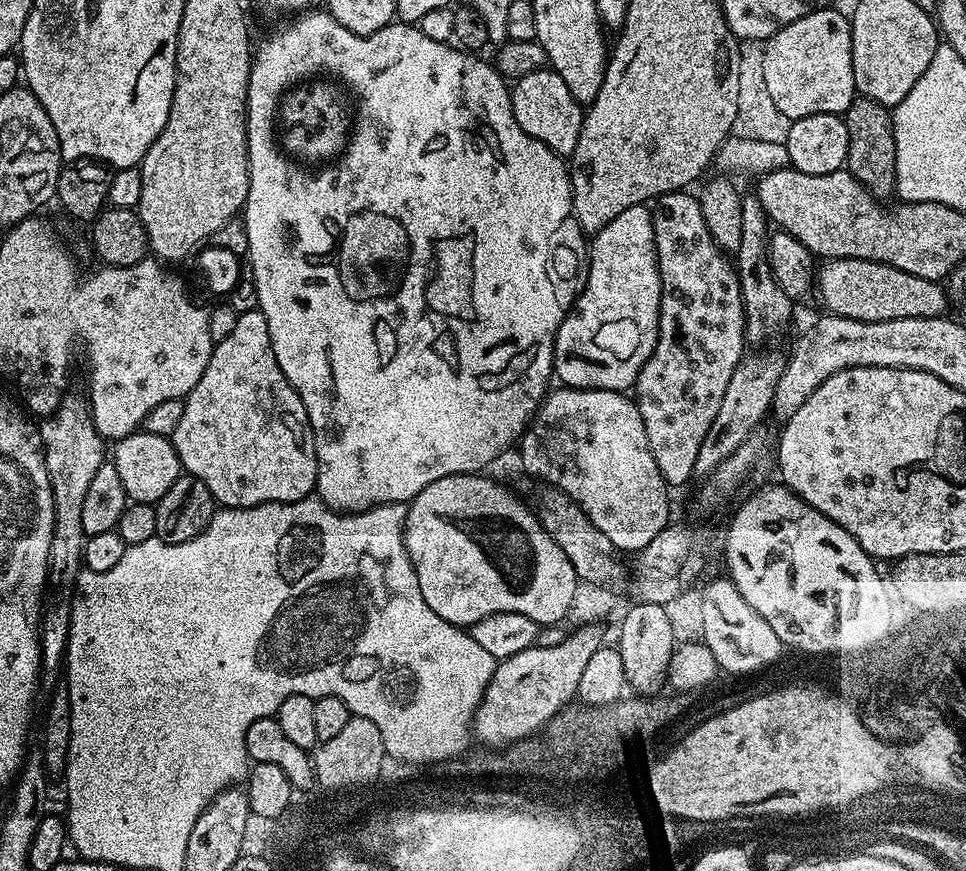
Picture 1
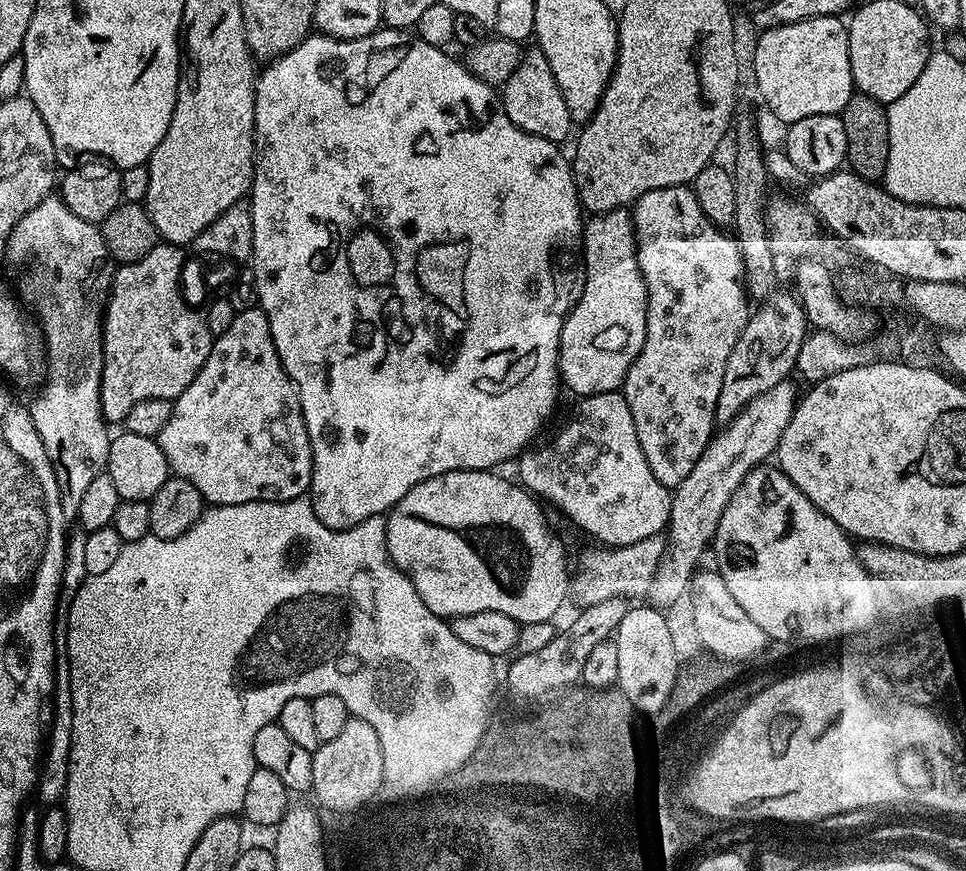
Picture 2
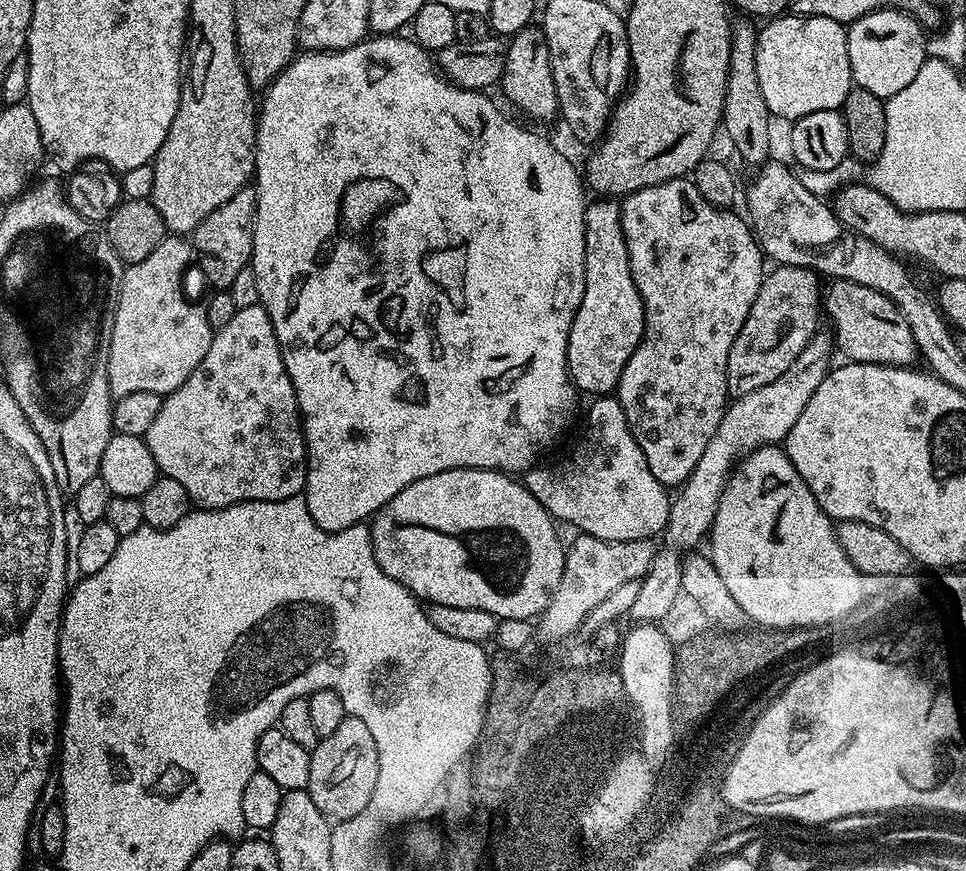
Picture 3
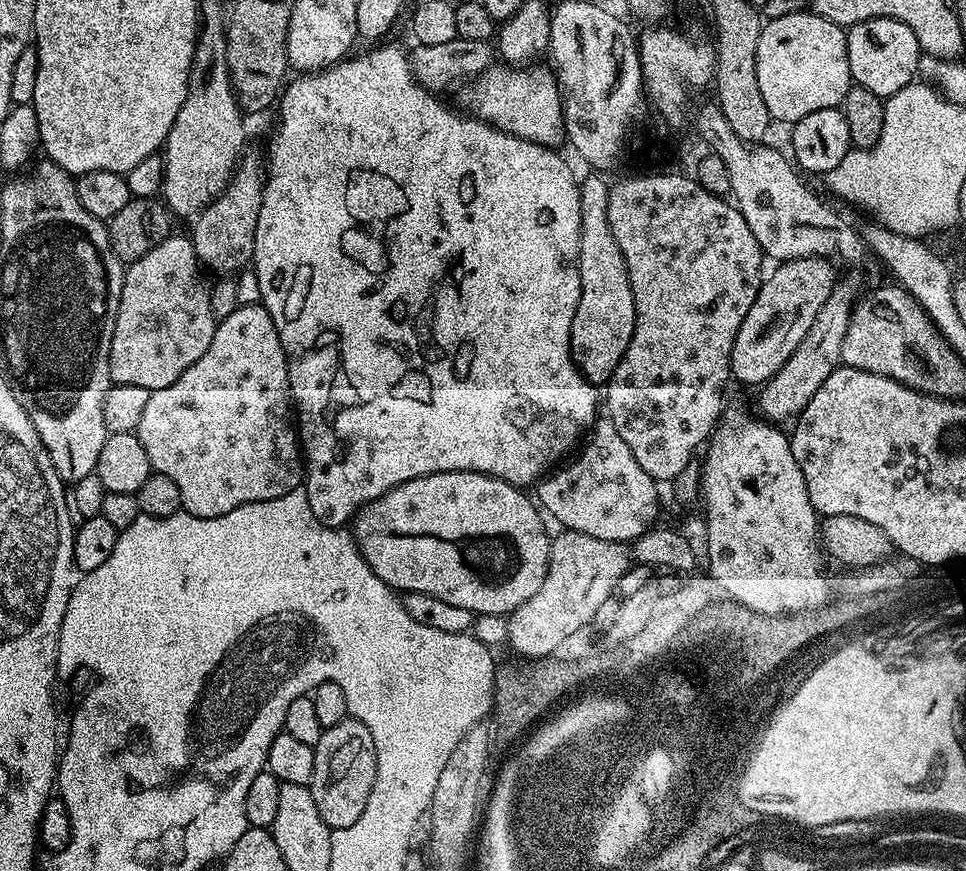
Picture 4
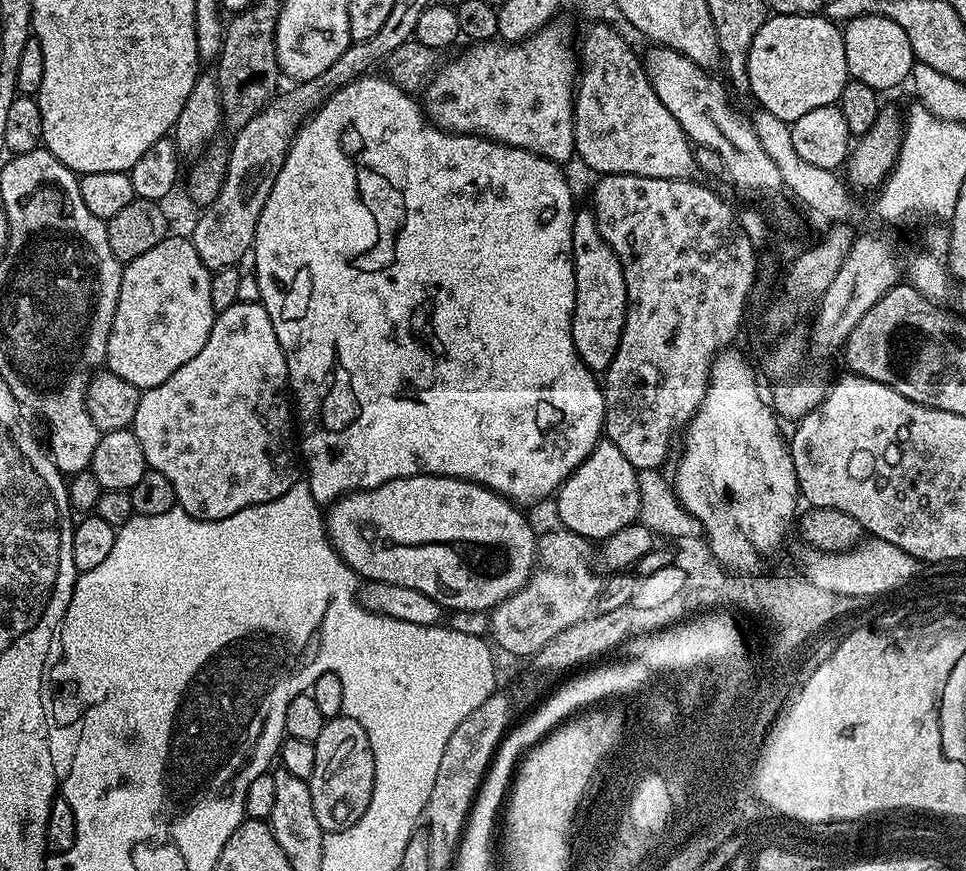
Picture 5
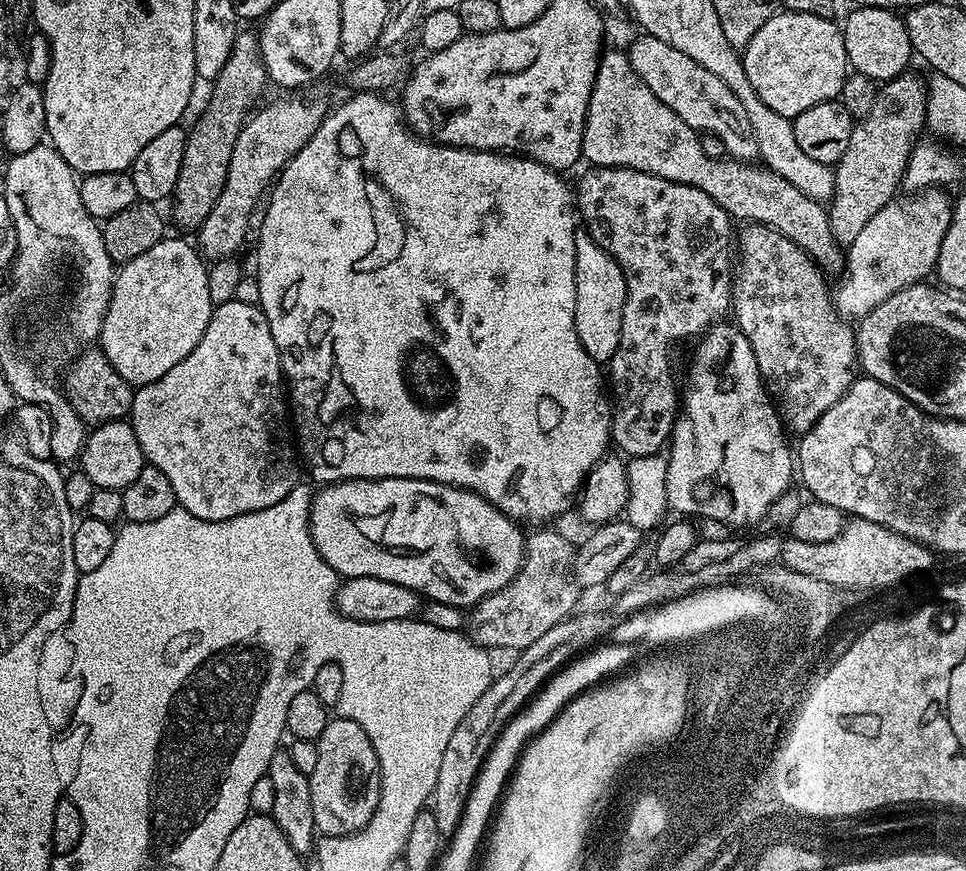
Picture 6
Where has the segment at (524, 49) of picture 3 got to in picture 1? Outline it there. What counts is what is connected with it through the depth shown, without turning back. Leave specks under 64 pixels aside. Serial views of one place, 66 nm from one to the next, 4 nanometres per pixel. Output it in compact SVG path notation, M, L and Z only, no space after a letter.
M541 70L515 81L510 91L518 126L522 126L526 134L538 138L538 142L550 146L550 150L554 150L559 156L571 157L574 146L578 146L578 134L582 130L585 109L576 103L574 94L566 90L566 82L562 82L562 78L558 78L554 71Z

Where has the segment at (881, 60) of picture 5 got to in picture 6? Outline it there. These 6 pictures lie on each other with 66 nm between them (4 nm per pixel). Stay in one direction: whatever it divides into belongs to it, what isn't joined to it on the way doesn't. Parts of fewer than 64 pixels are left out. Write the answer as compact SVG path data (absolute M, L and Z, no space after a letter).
M857 6L842 23L844 34L844 45L851 71L866 74L866 78L877 82L887 82L895 76L901 75L908 64L908 59L913 59L912 43L908 37L908 31L903 19L893 9L890 8L865 8Z

